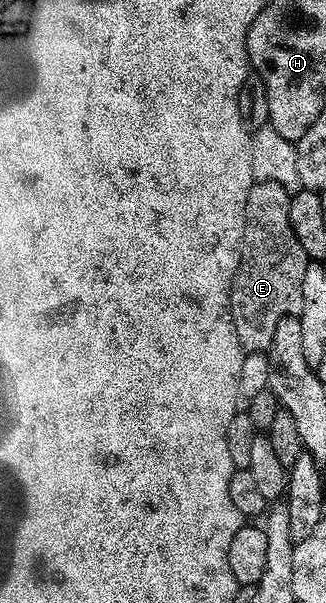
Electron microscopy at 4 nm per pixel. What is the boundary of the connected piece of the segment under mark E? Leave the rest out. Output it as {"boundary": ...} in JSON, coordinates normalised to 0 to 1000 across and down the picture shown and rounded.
{"boundary":[[[779,300],[758,325],[752,347],[752,396],[739,406],[739,441],[727,446],[727,461],[715,466],[709,517],[721,551],[742,574],[764,584],[822,584],[837,575],[844,547],[880,524],[920,522],[929,511],[929,451],[942,451],[951,428],[929,418],[929,405],[893,378],[890,317],[856,303]]]}

